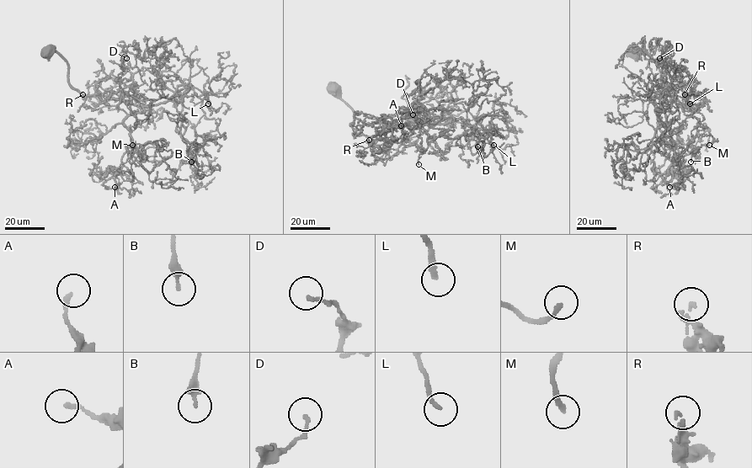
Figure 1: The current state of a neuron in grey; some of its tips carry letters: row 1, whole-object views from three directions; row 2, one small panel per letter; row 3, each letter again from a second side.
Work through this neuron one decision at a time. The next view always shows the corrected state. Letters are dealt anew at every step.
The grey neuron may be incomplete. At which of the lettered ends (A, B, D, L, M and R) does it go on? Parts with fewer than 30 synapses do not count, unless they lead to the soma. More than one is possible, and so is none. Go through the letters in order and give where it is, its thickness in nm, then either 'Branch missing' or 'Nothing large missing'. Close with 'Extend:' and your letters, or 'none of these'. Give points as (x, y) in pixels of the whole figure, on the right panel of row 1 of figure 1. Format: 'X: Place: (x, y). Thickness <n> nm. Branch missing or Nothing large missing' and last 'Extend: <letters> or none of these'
A: Place: (669, 187). Thickness 200 nm. Nothing large missing
B: Place: (690, 162). Thickness 280 nm. Nothing large missing
D: Place: (659, 58). Thickness 140 nm. Nothing large missing
L: Place: (690, 103). Thickness 200 nm. Branch missing
M: Place: (709, 145). Thickness 200 nm. Branch missing
R: Place: (685, 94). Thickness 130 nm. Nothing large missing
Extend: L, M

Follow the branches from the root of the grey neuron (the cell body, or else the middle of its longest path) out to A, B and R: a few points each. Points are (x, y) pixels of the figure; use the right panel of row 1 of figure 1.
A: (633, 51), (654, 62), (669, 93), (658, 125), (673, 150), (673, 178), (684, 173), (669, 187)
B: (633, 51), (643, 51), (657, 65), (669, 93), (663, 109), (669, 143), (677, 156), (691, 151), (690, 162)
R: (633, 51), (654, 62), (669, 93), (669, 107), (656, 112), (663, 95), (690, 108), (685, 94)

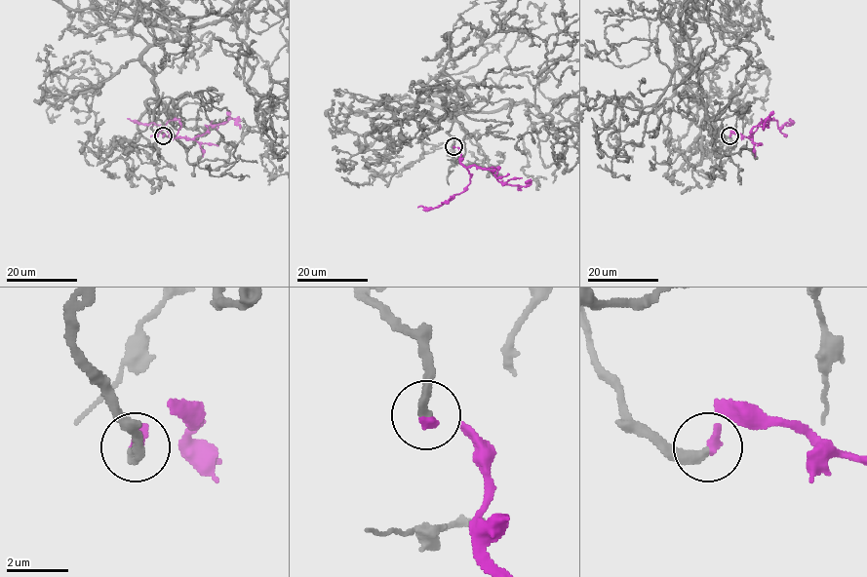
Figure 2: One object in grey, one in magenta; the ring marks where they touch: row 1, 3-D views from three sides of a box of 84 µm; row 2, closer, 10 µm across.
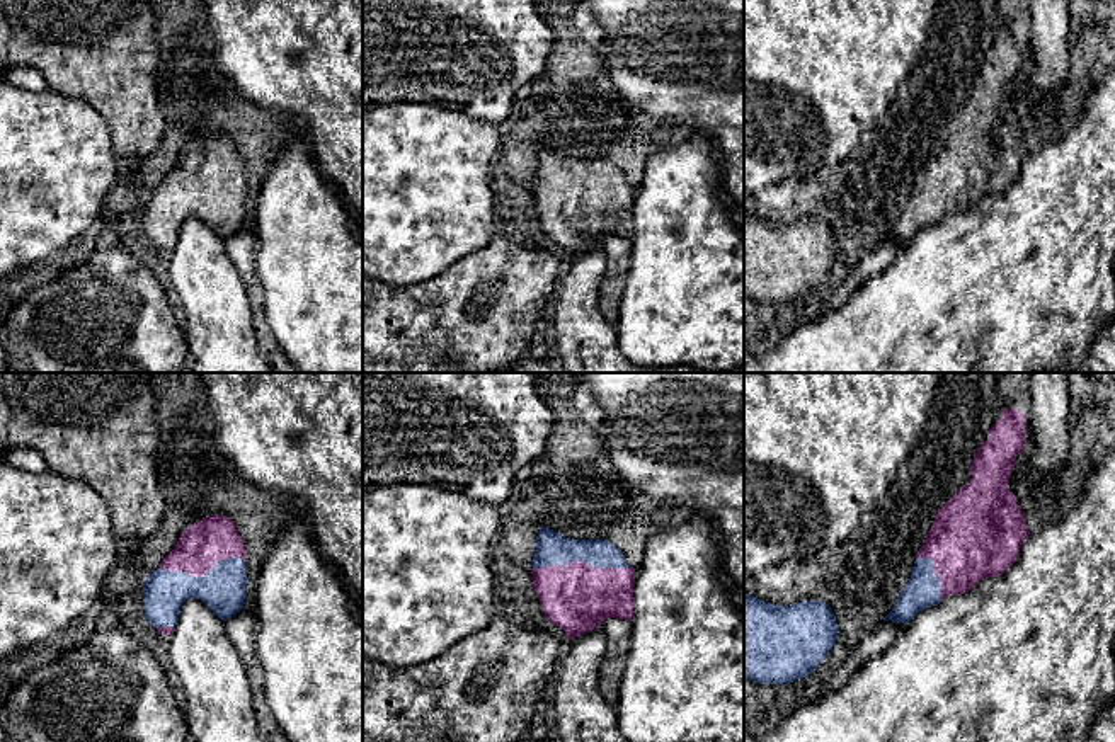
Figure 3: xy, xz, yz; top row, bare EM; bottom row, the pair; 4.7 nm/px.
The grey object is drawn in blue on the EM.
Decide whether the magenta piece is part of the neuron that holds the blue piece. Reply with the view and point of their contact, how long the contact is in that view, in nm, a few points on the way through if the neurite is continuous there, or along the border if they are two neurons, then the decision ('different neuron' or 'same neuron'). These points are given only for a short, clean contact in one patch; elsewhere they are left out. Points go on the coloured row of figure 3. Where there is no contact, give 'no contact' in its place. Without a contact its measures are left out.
xz (581, 560) | 460 nm | same neuron

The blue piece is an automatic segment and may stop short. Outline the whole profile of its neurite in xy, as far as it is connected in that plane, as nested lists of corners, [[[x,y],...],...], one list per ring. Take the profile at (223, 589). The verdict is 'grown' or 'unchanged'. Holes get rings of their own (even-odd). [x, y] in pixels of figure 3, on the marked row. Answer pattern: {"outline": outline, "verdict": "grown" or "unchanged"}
{"outline": [[[223,514],[203,517],[143,584],[145,616],[169,636],[182,604],[196,597],[226,621],[243,609],[247,582],[247,551],[235,522]]], "verdict": "grown"}

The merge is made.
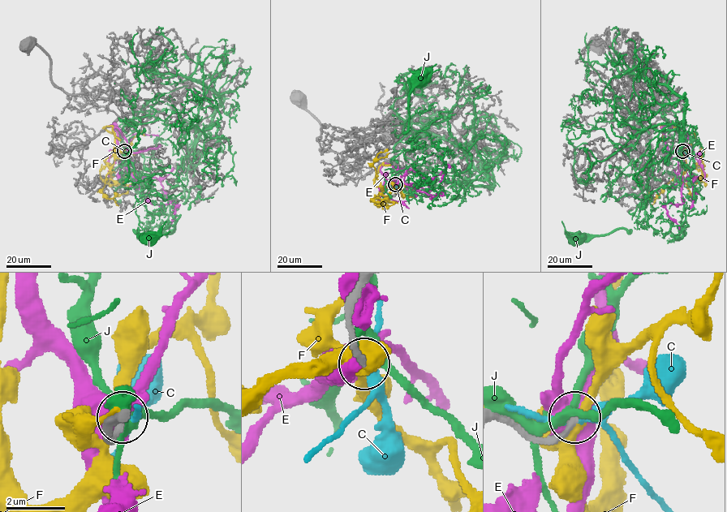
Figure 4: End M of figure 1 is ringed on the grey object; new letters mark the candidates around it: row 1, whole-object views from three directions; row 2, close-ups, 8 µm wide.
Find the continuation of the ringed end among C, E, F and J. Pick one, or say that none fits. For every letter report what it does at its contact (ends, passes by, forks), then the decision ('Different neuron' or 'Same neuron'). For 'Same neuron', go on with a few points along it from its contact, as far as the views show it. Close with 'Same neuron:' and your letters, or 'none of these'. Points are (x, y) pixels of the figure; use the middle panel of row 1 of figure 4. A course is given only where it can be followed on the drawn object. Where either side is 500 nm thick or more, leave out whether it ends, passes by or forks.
C: It passes by. Different neuron
E: Different neuron
F: It forks there. Different neuron
J: It forks there. Different neuron
Same neuron: none of these

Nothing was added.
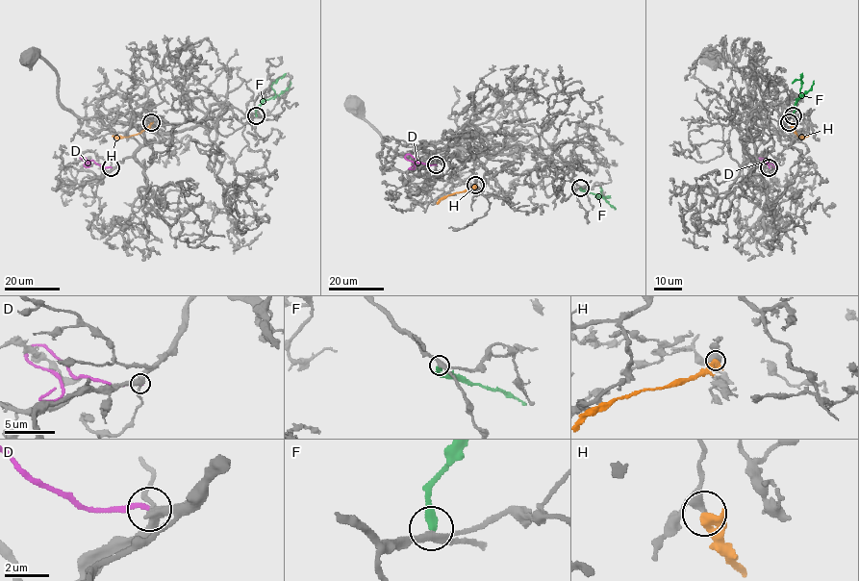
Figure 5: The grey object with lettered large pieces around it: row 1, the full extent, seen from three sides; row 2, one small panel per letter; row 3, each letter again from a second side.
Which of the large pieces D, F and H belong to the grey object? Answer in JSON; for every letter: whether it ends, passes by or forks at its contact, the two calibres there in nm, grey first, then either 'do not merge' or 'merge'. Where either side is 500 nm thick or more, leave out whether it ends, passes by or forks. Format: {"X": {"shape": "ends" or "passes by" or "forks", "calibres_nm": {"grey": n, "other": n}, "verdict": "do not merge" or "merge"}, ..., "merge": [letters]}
{"D": {"shape": "ends", "calibres_nm": {"grey": 280, "other": 220}, "verdict": "do not merge"}, "F": {"shape": "ends", "calibres_nm": {"grey": 280, "other": 360}, "verdict": "merge"}, "H": {"calibres_nm": {"grey": 420, "other": 550}, "verdict": "do not merge"}, "merge": ["F"]}

